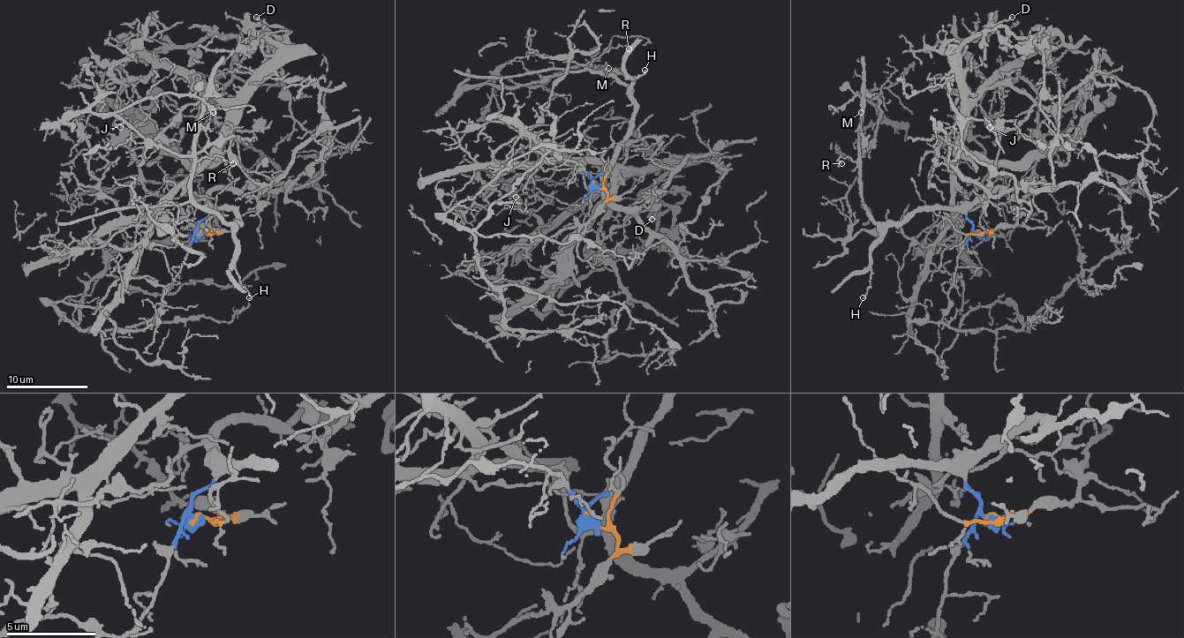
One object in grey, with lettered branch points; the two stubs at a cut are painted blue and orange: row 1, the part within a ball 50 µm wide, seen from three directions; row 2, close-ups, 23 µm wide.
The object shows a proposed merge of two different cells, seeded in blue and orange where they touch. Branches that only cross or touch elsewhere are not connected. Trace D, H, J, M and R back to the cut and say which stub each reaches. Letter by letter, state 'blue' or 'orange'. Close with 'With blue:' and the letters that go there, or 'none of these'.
D: orange
H: blue
J: orange
M: blue
R: blue
With blue: H, M, R

